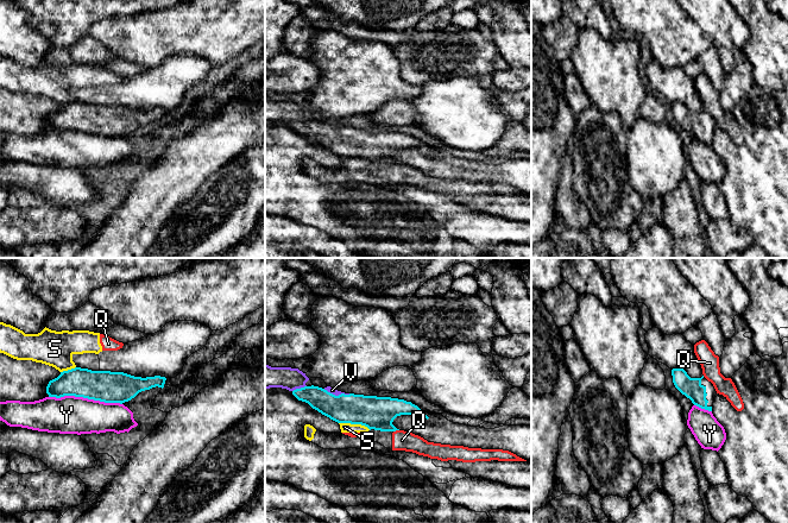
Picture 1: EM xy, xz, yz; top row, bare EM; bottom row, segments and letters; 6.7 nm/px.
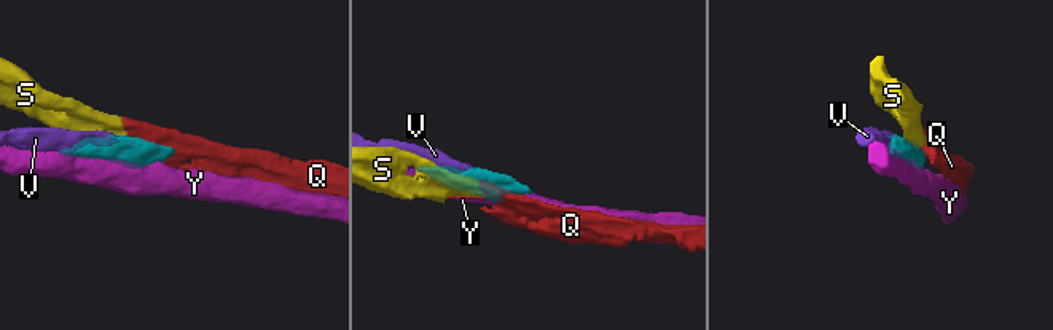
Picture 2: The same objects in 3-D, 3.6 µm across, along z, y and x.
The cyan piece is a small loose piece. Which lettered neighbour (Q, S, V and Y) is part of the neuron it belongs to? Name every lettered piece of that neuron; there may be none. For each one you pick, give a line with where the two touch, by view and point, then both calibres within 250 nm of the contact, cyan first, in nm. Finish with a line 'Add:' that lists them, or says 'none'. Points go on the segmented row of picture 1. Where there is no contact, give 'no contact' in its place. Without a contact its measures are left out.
V: xz (336, 396) | 200/50 nm
Add: V

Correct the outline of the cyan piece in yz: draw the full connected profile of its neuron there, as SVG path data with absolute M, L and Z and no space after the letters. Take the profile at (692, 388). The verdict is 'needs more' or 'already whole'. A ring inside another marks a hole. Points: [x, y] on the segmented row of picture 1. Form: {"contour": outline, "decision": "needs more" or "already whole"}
{"contour": "M683 368L672 370L673 383L675 387L701 409L712 411L717 391L711 382L704 376L701 378L691 378Z", "decision": "needs more"}

